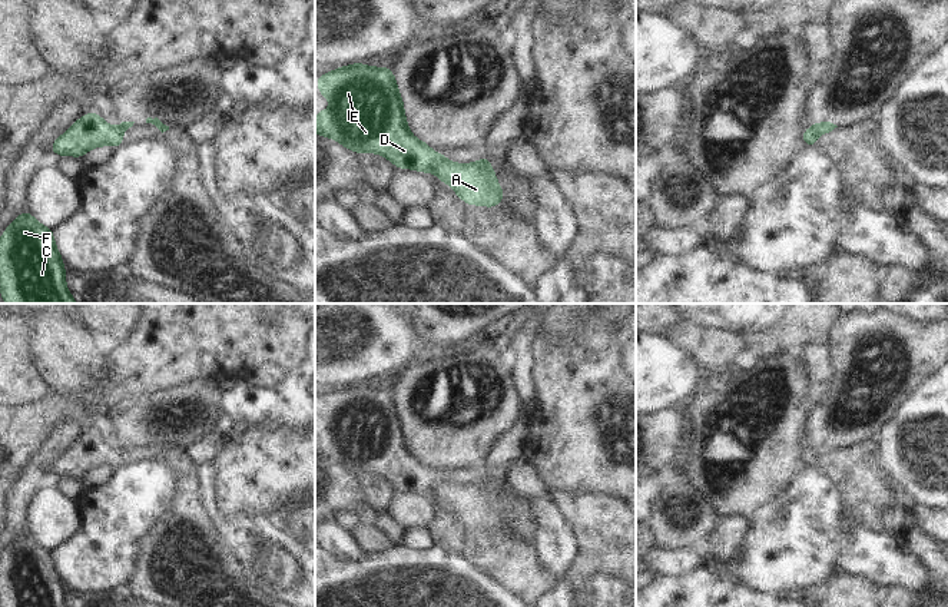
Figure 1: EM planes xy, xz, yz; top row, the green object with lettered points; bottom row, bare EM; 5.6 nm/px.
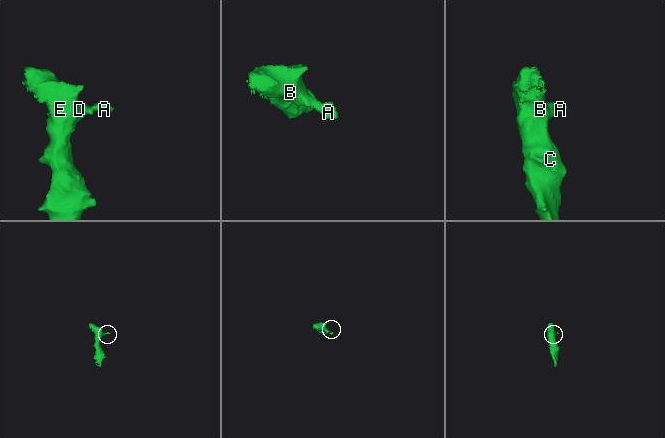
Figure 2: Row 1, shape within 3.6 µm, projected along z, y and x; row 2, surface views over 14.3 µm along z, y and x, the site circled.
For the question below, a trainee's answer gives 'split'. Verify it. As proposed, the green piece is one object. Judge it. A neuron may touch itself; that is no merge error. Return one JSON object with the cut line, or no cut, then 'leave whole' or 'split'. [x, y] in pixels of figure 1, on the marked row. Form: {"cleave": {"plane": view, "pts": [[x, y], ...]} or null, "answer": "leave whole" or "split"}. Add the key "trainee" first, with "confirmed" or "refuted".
{"trainee": "confirmed", "cleave": {"plane": "xz", "pts": [[443, 156], [433, 169]]}, "answer": "split"}

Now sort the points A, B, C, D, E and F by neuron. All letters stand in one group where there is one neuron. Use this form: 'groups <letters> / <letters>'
groups A / B C D E F

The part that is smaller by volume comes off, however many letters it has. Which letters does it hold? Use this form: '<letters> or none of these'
A

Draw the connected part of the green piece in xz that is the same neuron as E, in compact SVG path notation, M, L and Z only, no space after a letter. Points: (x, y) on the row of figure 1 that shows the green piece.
M362 62L335 67L331 73L316 76L316 89L332 106L331 113L325 107L316 113L316 135L334 139L359 155L378 153L398 169L431 173L437 162L444 157L444 152L435 155L432 147L410 132L392 69L367 66Z

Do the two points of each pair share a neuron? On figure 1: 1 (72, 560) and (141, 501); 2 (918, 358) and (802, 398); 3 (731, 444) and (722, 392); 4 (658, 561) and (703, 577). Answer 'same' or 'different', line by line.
1: same
2: different
3: same
4: different

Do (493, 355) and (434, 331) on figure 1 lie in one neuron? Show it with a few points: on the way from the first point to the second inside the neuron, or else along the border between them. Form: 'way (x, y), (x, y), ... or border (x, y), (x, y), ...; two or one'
border (430, 352), (451, 354); two

